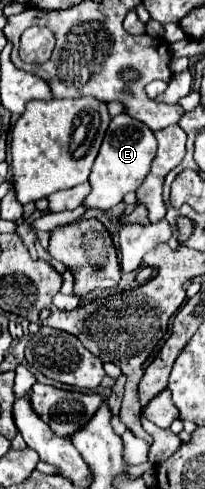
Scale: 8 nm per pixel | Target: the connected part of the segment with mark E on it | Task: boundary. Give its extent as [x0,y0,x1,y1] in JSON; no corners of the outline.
[83,113,157,211]

